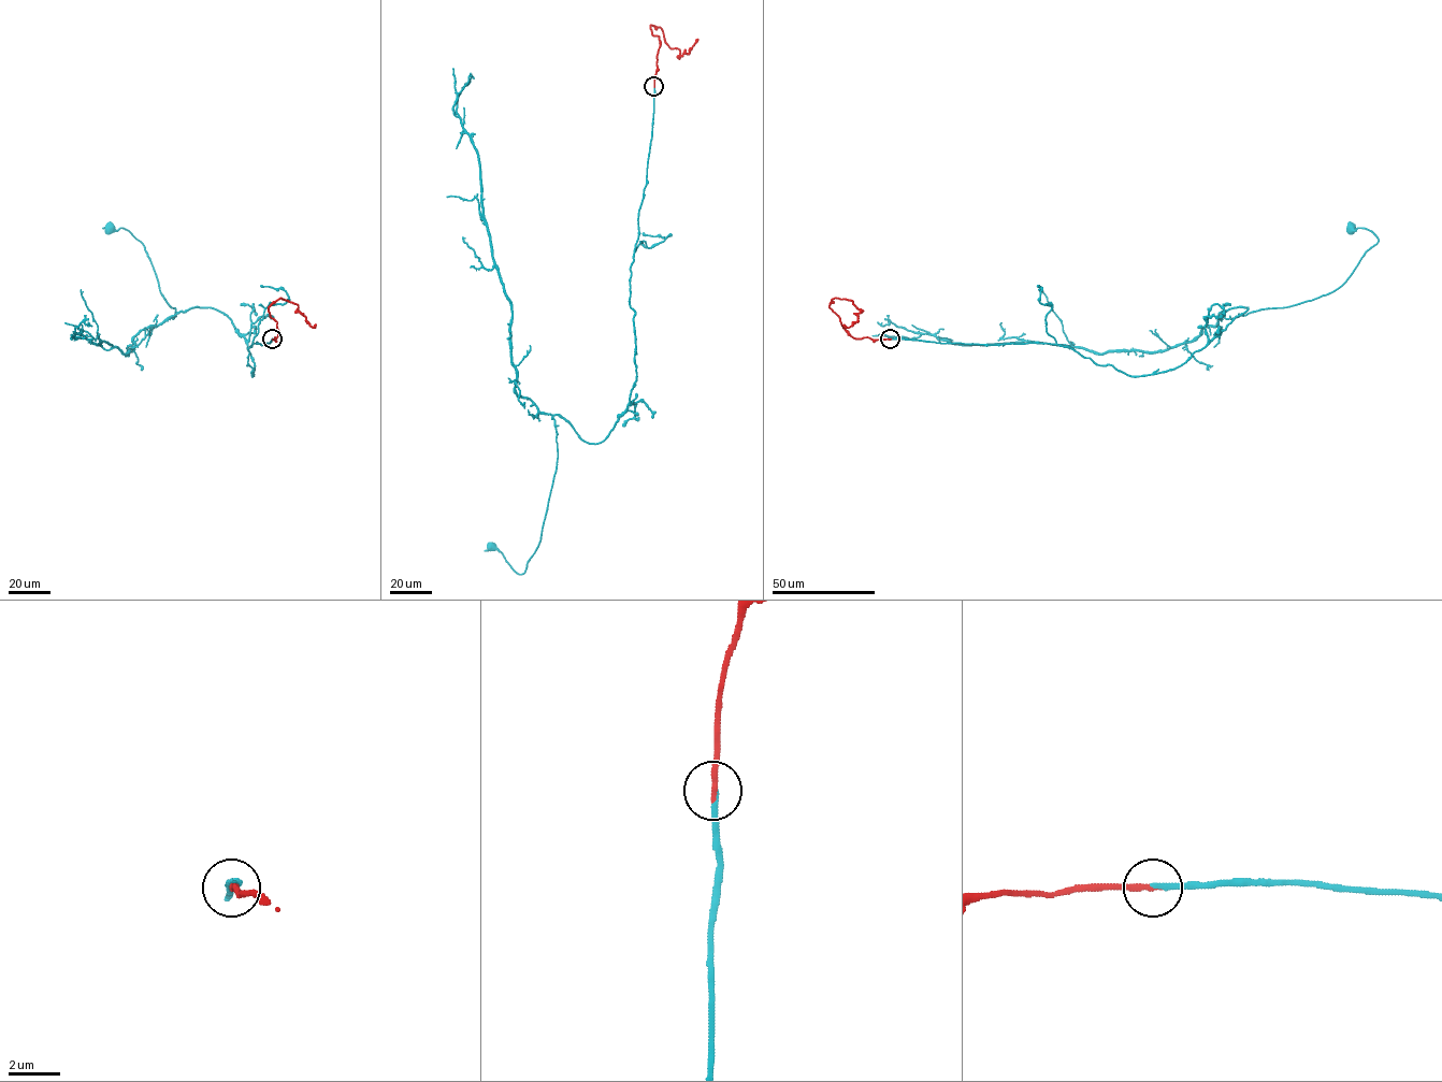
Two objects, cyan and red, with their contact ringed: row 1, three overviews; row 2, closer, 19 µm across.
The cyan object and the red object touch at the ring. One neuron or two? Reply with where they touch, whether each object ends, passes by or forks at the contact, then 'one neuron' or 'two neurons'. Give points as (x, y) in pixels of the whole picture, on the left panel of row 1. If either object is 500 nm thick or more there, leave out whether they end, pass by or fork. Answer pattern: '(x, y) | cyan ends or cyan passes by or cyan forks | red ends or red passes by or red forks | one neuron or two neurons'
(272, 338) | cyan ends | red ends | one neuron

